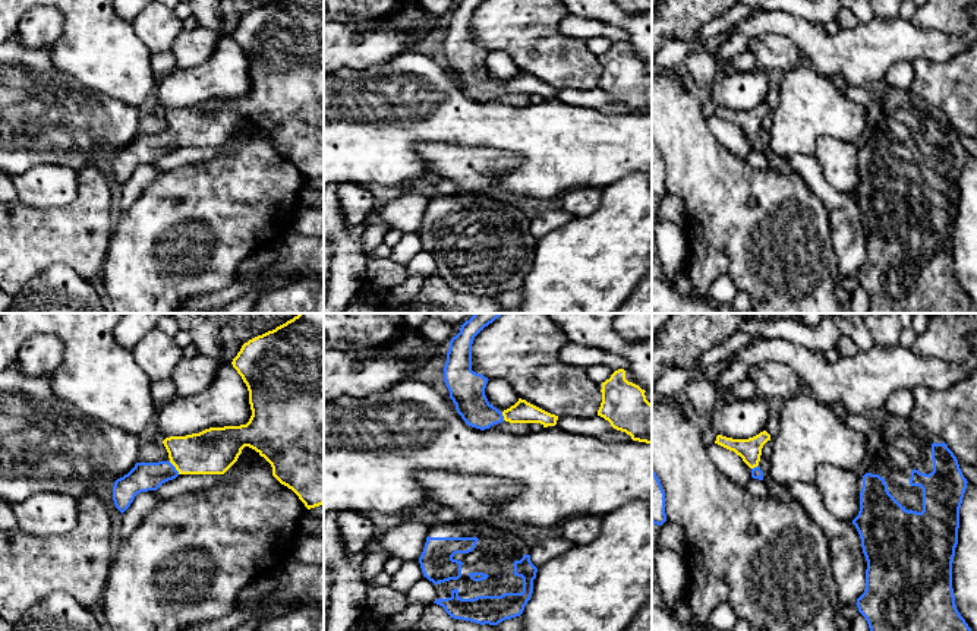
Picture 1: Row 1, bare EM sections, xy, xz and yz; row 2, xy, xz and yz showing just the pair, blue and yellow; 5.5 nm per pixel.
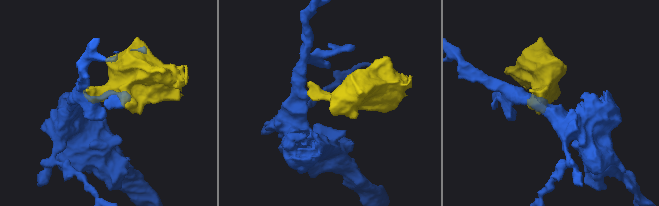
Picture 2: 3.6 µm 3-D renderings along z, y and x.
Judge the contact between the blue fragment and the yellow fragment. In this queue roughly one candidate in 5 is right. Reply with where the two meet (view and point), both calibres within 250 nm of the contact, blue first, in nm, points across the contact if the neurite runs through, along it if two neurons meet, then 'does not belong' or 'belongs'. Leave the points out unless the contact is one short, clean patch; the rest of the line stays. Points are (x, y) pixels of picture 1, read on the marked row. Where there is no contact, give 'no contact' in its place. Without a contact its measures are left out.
contact xy (175, 467); calibres 160 and 260 nm; belongs

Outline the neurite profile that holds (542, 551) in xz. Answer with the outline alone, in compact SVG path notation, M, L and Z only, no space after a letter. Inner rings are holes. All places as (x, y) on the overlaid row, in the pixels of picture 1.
M562 536L535 540L530 545L530 561L536 568L540 568L548 561L570 550L571 546L573 543Z

